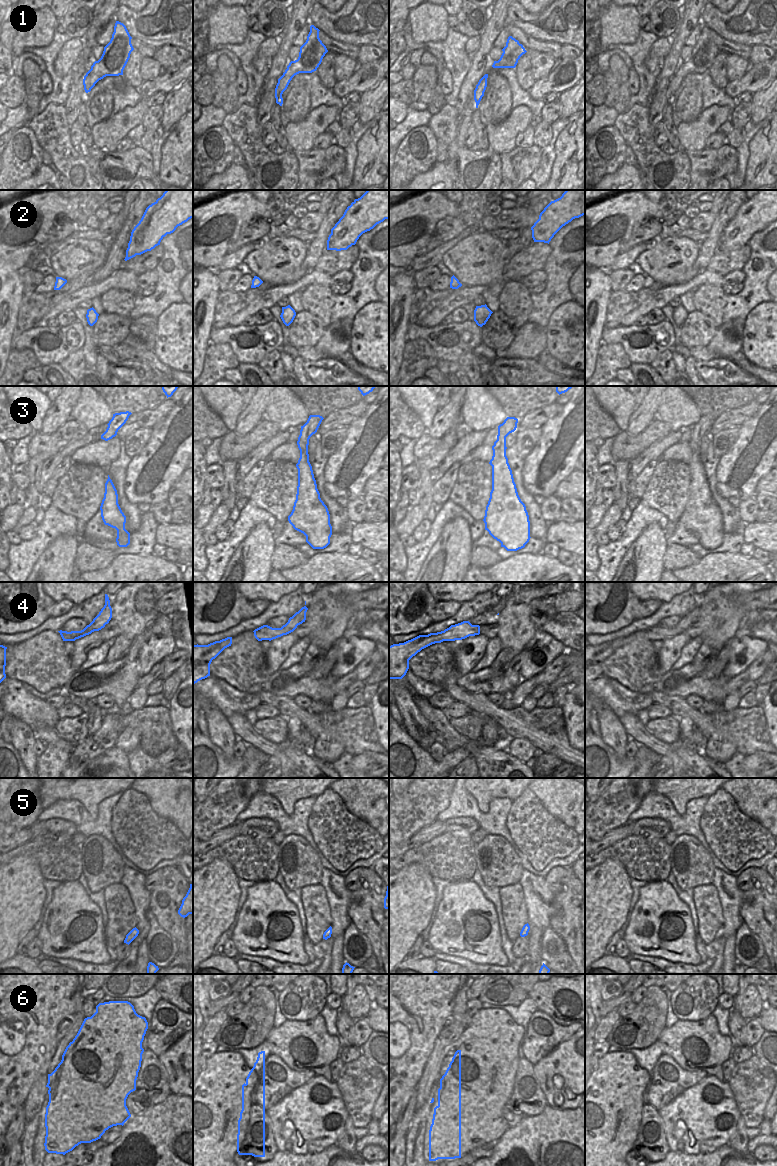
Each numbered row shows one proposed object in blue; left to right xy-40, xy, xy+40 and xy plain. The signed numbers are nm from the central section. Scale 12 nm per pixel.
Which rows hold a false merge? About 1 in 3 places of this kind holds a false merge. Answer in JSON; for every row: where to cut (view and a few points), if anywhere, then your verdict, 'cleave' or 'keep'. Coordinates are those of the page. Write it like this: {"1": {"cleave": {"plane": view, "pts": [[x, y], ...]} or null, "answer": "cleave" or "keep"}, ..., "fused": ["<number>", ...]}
{"1": {"cleave": null, "answer": "keep"}, "2": {"cleave": null, "answer": "keep"}, "3": {"cleave": null, "answer": "keep"}, "4": {"cleave": null, "answer": "keep"}, "5": {"cleave": null, "answer": "keep"}, "6": {"cleave": null, "answer": "keep"}, "fused": []}

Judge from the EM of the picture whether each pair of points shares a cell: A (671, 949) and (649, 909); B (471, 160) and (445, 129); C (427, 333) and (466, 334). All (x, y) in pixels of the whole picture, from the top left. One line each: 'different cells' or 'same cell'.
A: same cell
B: same cell
C: same cell

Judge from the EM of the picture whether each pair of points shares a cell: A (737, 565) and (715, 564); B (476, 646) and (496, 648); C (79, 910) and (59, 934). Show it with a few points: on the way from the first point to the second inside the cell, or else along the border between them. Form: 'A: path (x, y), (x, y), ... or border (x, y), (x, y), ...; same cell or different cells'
A: path (732, 565), (720, 565); same cell
B: border (489, 639), (482, 658), (473, 667); different cells
C: path (73, 916), (65, 928); same cell

